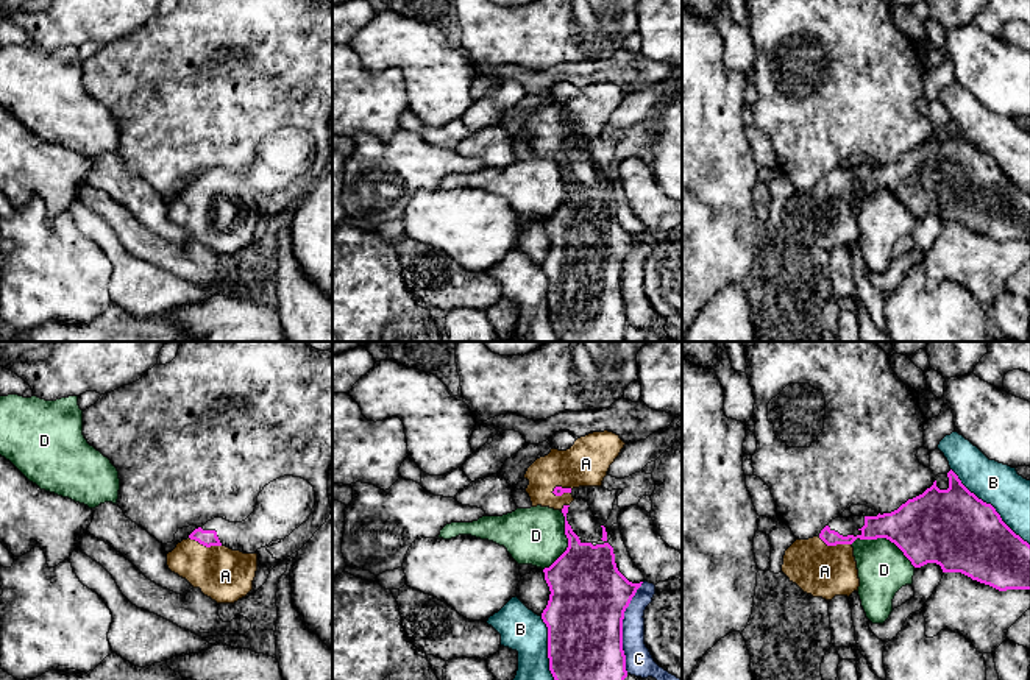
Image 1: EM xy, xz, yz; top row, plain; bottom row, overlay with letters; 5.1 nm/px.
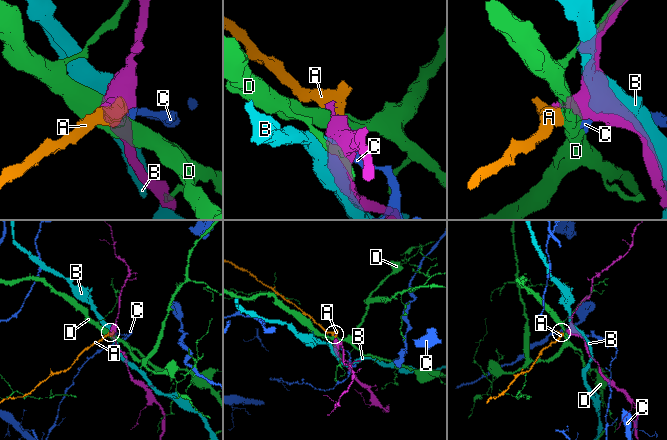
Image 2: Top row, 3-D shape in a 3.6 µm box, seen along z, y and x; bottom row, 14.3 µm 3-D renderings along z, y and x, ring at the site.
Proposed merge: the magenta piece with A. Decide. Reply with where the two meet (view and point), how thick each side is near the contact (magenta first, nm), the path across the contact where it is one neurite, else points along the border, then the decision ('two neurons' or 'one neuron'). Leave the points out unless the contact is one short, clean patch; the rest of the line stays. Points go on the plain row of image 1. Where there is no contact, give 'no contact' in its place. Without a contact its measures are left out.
contact yz (835, 195); calibres 120 and 280 nm; way yz (879, 177), (862, 187), (835, 195), (824, 222); one neuron

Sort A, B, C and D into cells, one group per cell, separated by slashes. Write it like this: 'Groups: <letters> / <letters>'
Groups: A / B / C / D

